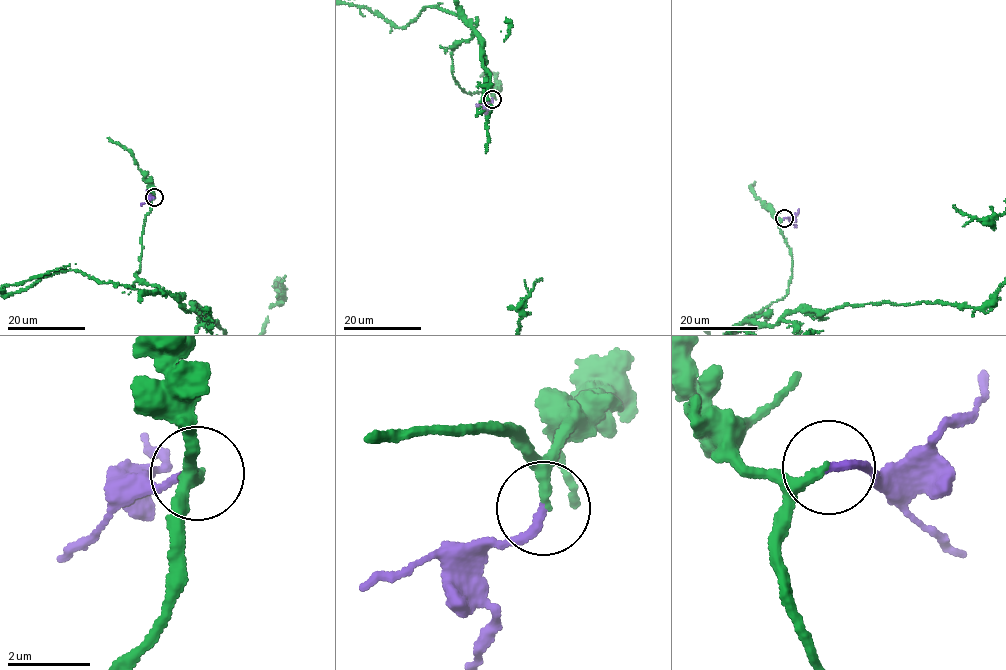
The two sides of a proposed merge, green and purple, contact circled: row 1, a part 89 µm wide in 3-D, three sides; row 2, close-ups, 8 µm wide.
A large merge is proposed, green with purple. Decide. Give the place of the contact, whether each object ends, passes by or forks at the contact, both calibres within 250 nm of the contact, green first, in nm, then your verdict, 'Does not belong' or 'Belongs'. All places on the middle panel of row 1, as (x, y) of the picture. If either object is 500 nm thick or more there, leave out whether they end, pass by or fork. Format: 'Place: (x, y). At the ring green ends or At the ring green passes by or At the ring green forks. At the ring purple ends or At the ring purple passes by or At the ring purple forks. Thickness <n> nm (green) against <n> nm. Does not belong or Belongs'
Place: (492, 99). At the ring green passes by. At the ring purple ends. Thickness 190 nm (green) against 220 nm. Belongs

